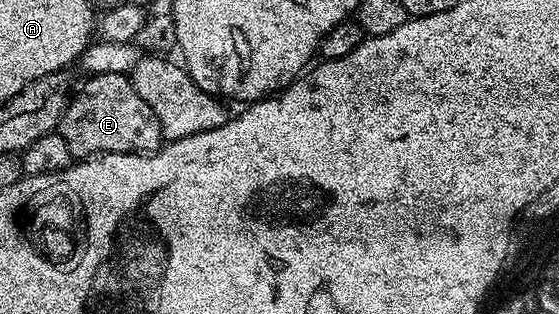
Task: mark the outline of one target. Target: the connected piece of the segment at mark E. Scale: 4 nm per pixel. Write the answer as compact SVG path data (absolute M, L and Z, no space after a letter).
M98 74L84 82L81 89L79 86L75 90L58 126L73 158L87 159L102 153L154 153L160 148L158 119L125 74Z

